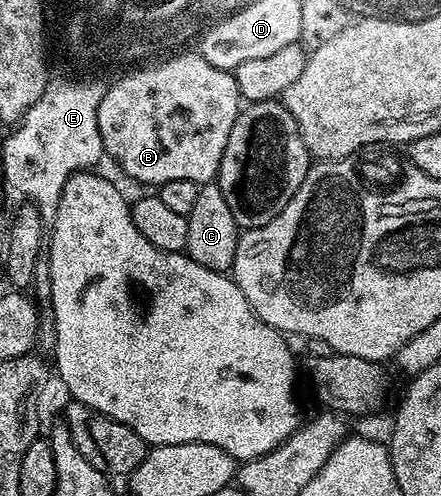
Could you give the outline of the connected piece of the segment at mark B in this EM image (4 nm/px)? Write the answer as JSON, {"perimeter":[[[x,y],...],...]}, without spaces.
{"perimeter":[[[187,51],[126,71],[122,80],[106,87],[103,102],[99,102],[99,134],[103,138],[105,153],[137,182],[154,186],[176,179],[186,179],[199,185],[212,183],[222,164],[227,138],[231,138],[231,126],[235,126],[237,115],[243,107],[239,86],[230,69],[211,66],[200,51]]]}

